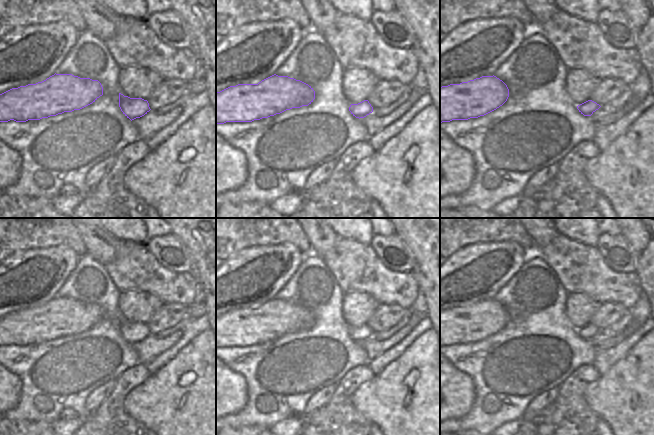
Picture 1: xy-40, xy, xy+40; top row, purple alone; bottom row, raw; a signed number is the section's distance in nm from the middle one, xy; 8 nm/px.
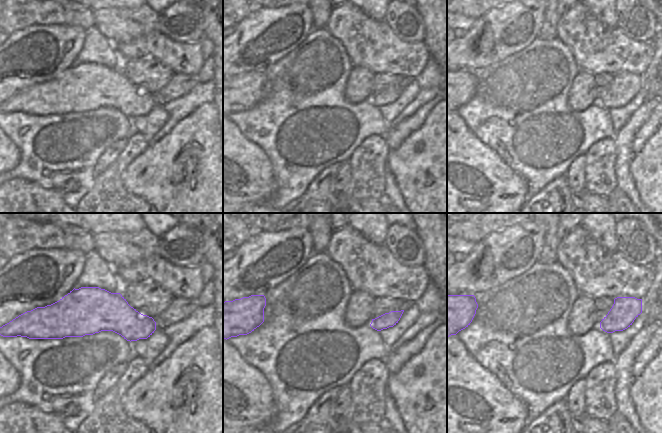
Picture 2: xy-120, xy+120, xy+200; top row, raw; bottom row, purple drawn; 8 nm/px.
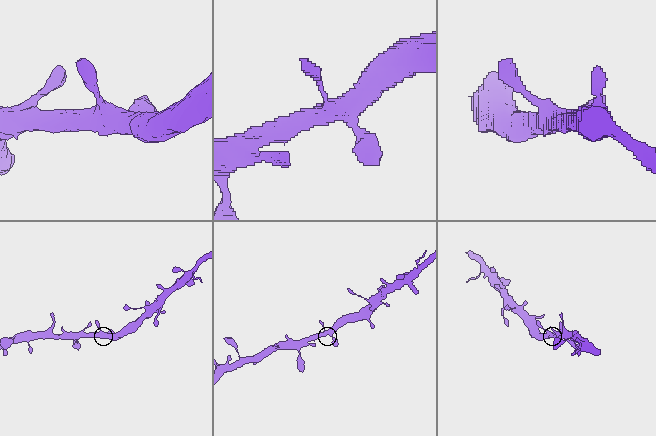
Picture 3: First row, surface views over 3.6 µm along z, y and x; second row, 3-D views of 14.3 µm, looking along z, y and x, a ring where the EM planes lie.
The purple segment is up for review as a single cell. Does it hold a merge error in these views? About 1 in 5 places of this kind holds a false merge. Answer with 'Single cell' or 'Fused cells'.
Single cell.

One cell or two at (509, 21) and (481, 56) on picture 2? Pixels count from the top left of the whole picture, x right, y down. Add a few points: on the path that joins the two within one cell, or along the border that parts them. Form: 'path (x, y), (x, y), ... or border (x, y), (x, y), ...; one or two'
path (500, 30), (483, 47); one

